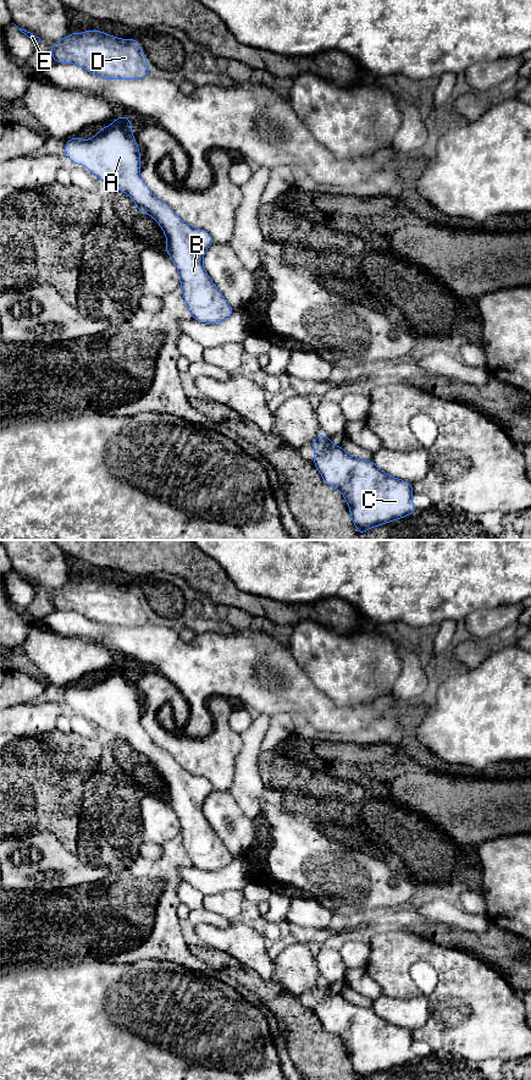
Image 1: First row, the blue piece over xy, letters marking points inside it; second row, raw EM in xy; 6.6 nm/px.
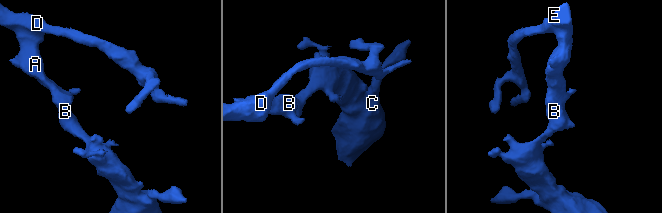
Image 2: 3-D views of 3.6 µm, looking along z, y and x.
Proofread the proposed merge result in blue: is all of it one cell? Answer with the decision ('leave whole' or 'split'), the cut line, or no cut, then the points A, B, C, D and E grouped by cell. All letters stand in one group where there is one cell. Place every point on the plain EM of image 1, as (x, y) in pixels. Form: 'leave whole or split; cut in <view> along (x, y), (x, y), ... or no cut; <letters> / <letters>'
leave whole; no cut; A B C D E

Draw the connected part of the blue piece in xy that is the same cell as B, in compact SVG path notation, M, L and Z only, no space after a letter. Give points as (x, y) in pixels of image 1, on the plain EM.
M120 663L111 672L96 678L90 687L71 685L65 693L65 705L76 712L88 712L88 718L117 738L127 740L138 754L139 760L155 766L166 783L165 798L179 820L181 837L190 865L216 871L227 867L234 860L203 812L206 797L214 790L204 777L184 770L166 750L156 745L140 723L140 700L132 680L132 671L127 663Z

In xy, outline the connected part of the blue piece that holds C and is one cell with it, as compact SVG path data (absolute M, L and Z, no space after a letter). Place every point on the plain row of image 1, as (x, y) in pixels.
M319 981L311 991L315 998L312 1010L323 1029L338 1036L349 1053L350 1065L358 1080L402 1067L416 1059L413 1052L413 1032L382 1019L372 1008L365 1008L347 1001L341 993L333 992L331 985Z

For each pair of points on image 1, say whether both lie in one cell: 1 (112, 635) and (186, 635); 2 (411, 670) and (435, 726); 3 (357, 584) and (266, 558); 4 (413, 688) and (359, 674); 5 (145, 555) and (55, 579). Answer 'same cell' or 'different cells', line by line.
1: different cells
2: different cells
3: same cell
4: different cells
5: different cells

